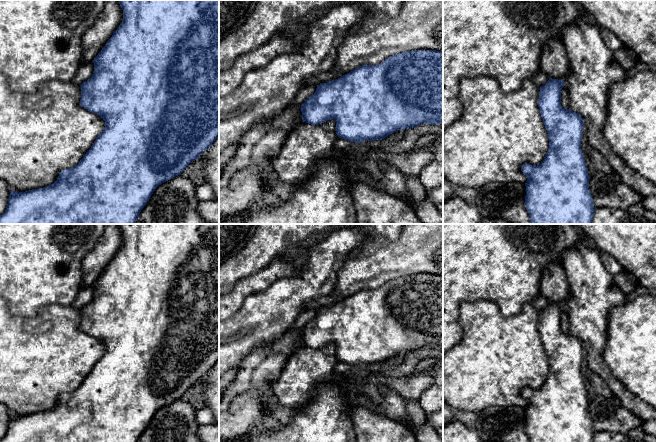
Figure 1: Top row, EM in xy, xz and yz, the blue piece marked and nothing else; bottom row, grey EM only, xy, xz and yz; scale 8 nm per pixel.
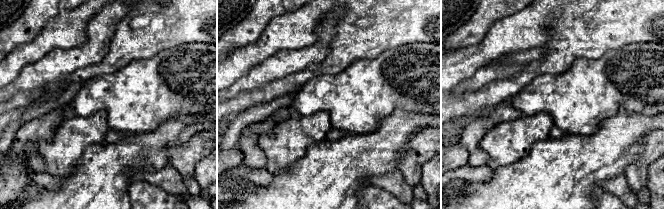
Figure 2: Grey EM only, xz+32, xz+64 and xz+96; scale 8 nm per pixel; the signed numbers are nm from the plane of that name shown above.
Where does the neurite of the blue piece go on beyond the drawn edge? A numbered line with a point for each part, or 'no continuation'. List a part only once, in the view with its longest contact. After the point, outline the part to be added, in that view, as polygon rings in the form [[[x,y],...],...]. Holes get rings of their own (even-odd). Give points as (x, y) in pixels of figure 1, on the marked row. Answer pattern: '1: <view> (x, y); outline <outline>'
no continuation

